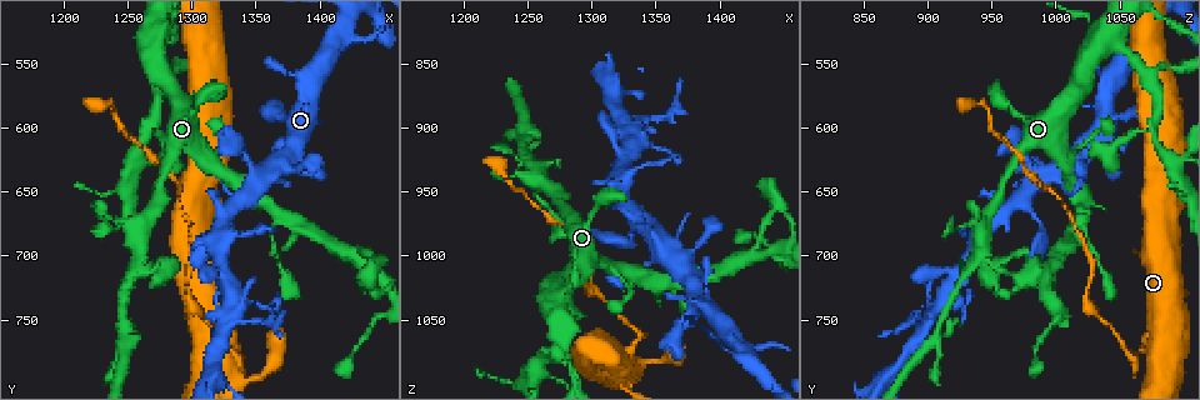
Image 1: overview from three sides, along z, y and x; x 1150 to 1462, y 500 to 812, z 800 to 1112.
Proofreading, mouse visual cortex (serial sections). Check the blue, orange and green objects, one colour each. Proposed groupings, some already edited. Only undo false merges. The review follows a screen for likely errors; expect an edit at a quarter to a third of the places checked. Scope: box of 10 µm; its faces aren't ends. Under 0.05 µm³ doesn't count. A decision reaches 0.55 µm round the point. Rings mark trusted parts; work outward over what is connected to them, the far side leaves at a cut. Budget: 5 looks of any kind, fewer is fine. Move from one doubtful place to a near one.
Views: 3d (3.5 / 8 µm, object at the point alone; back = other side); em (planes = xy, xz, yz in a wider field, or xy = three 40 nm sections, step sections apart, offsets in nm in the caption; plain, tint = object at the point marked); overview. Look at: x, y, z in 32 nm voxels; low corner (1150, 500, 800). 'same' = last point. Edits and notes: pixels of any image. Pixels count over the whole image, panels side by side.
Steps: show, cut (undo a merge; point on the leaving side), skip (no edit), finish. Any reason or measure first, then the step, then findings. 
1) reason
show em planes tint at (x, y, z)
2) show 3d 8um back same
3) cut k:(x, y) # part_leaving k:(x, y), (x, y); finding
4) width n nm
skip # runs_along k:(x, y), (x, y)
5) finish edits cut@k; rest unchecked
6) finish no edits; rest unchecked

branch point
show 3d 3.5um at (1368, 670, 1022)

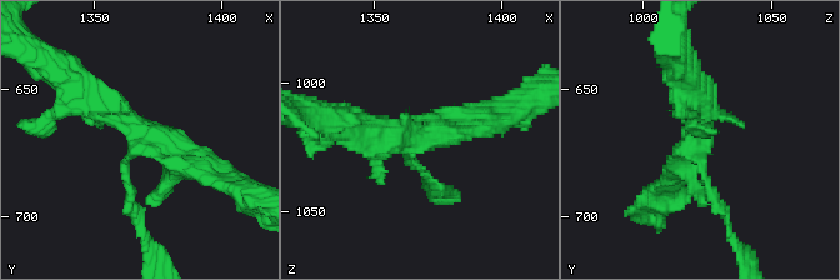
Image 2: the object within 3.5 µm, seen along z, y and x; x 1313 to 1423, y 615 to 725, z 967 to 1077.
arms 3; arm_widths 100, 300, 400 nm; now the EM
show em xy step 5 tint at (1370, 668, 1021)

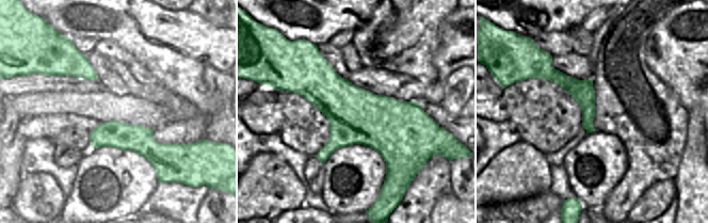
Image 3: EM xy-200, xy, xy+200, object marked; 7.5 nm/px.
skip # runs_along 2:(75, 90), (216, 171); one cell here

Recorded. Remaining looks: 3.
show 3d 8um back at (1332, 750, 902)

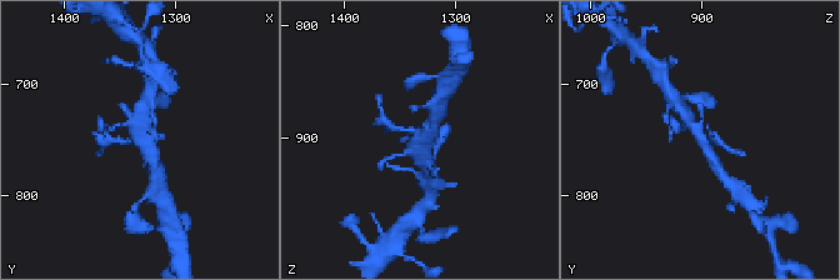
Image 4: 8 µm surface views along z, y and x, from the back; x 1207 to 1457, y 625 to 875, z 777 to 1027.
zoom in
show 3d 3.5um same

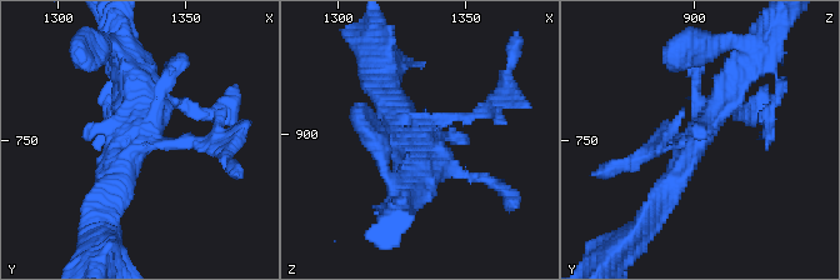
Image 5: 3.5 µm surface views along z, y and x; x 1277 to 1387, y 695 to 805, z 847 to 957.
now the EM
show em xy step 1 tint at (1332, 750, 901)

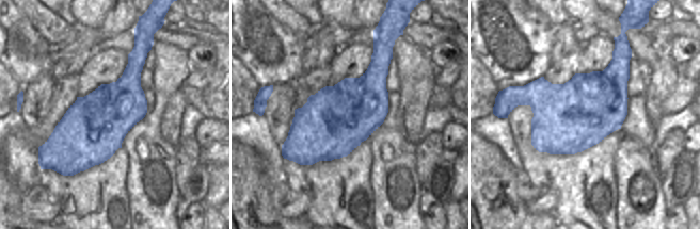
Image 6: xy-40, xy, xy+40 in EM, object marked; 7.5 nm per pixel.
cut 5:(220, 131) # part_leaving 5:(183, 143), (221, 146), (240, 174); two cells meet here

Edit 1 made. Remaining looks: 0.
finish edits cut@5; rest unchecked

